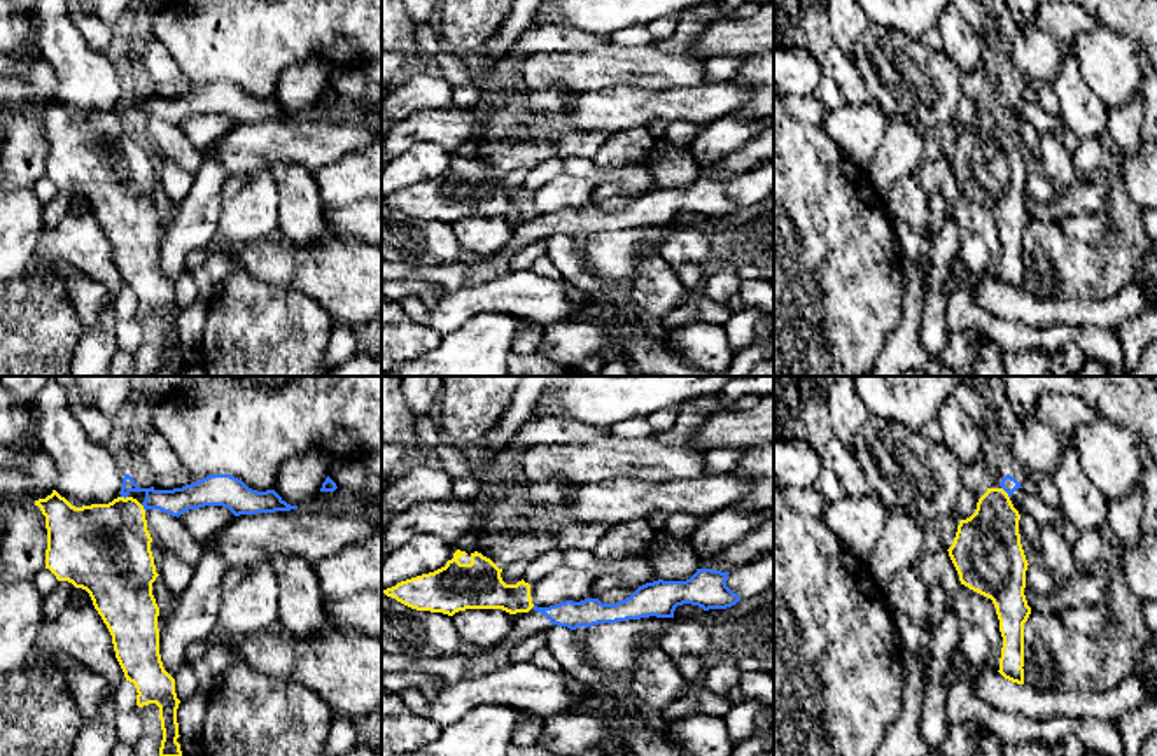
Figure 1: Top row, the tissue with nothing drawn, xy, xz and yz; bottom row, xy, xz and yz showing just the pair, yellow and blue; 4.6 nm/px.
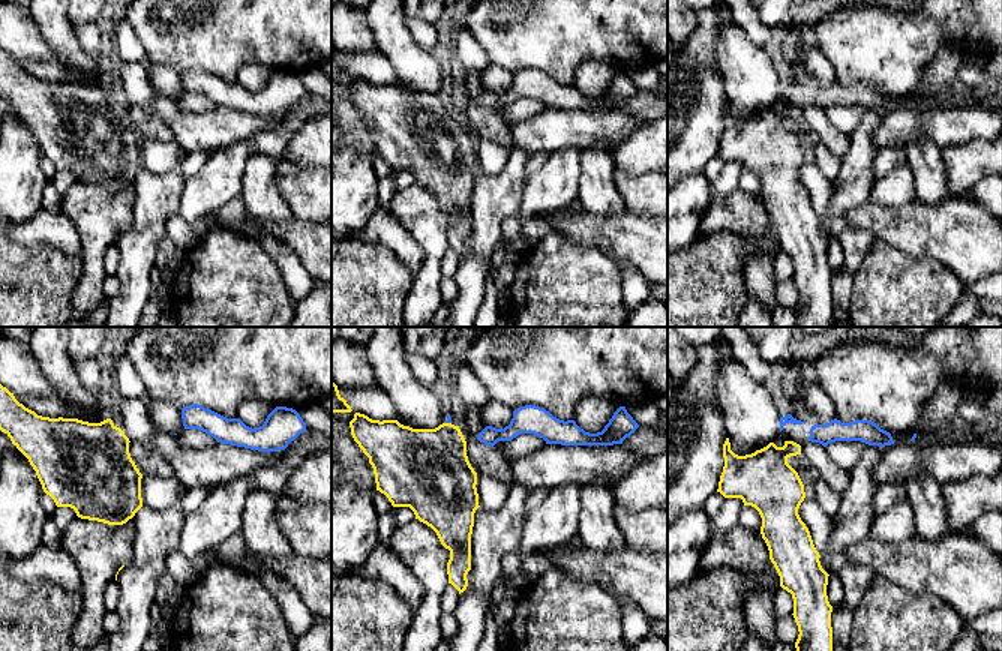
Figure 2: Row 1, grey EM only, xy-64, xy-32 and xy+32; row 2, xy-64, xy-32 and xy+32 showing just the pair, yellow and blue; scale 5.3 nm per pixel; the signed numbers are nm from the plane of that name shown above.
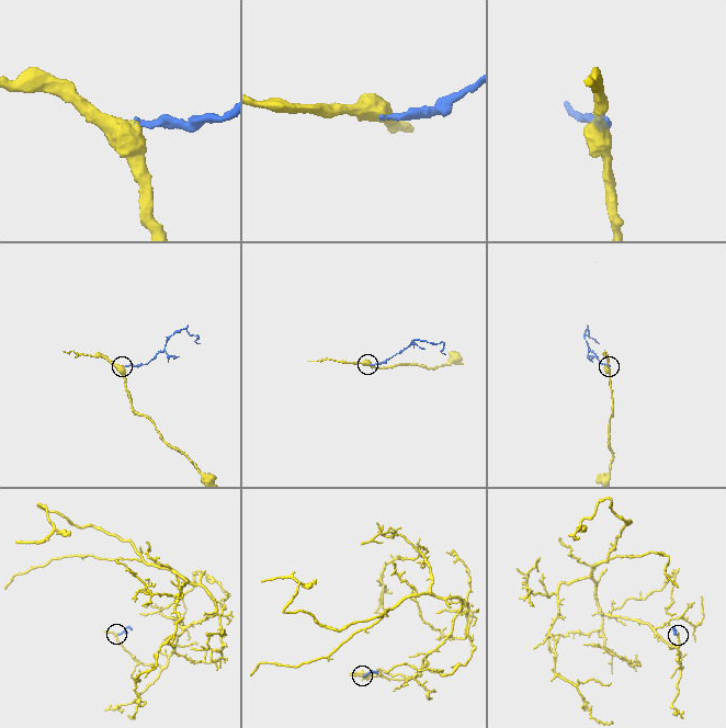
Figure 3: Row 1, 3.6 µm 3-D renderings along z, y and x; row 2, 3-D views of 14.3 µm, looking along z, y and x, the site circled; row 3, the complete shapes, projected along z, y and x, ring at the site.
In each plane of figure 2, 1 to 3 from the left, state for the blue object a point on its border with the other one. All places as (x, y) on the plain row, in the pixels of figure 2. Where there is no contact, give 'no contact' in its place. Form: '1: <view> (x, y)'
1: no contact
2: xy-32 (449, 87)
3: no contact

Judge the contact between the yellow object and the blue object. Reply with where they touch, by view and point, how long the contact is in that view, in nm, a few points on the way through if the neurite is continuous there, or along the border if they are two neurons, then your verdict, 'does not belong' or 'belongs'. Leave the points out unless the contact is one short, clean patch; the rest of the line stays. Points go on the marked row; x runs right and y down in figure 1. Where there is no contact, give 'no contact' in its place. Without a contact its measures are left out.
yz (1005, 492) | 70 nm | across yz (988, 543), (995, 503), (1005, 492), (1009, 483) | belongs

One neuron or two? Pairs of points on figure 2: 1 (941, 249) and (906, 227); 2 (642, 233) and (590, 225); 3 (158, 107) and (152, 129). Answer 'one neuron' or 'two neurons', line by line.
1: one neuron
2: one neuron
3: two neurons

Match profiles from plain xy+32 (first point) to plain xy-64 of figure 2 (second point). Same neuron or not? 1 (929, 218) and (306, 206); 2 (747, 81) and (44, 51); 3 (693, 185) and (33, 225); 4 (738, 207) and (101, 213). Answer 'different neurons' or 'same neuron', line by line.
1: different neurons
2: different neurons
3: different neurons
4: same neuron

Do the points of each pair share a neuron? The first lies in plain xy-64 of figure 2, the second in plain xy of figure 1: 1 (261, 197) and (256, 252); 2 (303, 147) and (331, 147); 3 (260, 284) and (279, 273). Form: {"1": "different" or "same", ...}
{"1": "different", "2": "different", "3": "different"}

